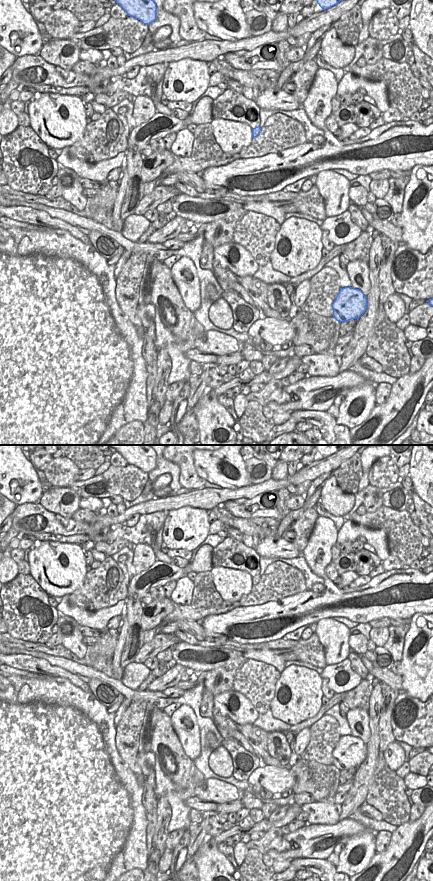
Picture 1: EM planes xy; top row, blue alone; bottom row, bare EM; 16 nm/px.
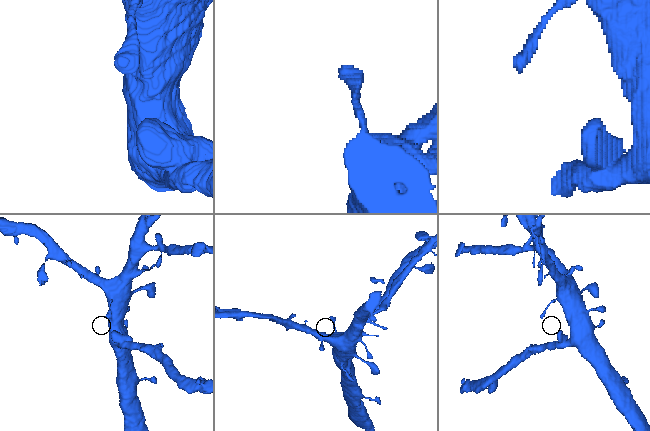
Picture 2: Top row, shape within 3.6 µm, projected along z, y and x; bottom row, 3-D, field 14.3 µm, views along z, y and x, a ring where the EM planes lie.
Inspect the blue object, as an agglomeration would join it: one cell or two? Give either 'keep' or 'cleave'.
keep

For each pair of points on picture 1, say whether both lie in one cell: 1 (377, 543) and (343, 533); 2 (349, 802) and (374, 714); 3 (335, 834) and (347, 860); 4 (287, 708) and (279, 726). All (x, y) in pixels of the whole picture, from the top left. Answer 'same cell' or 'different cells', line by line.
1: same cell
2: same cell
3: different cells
4: different cells

